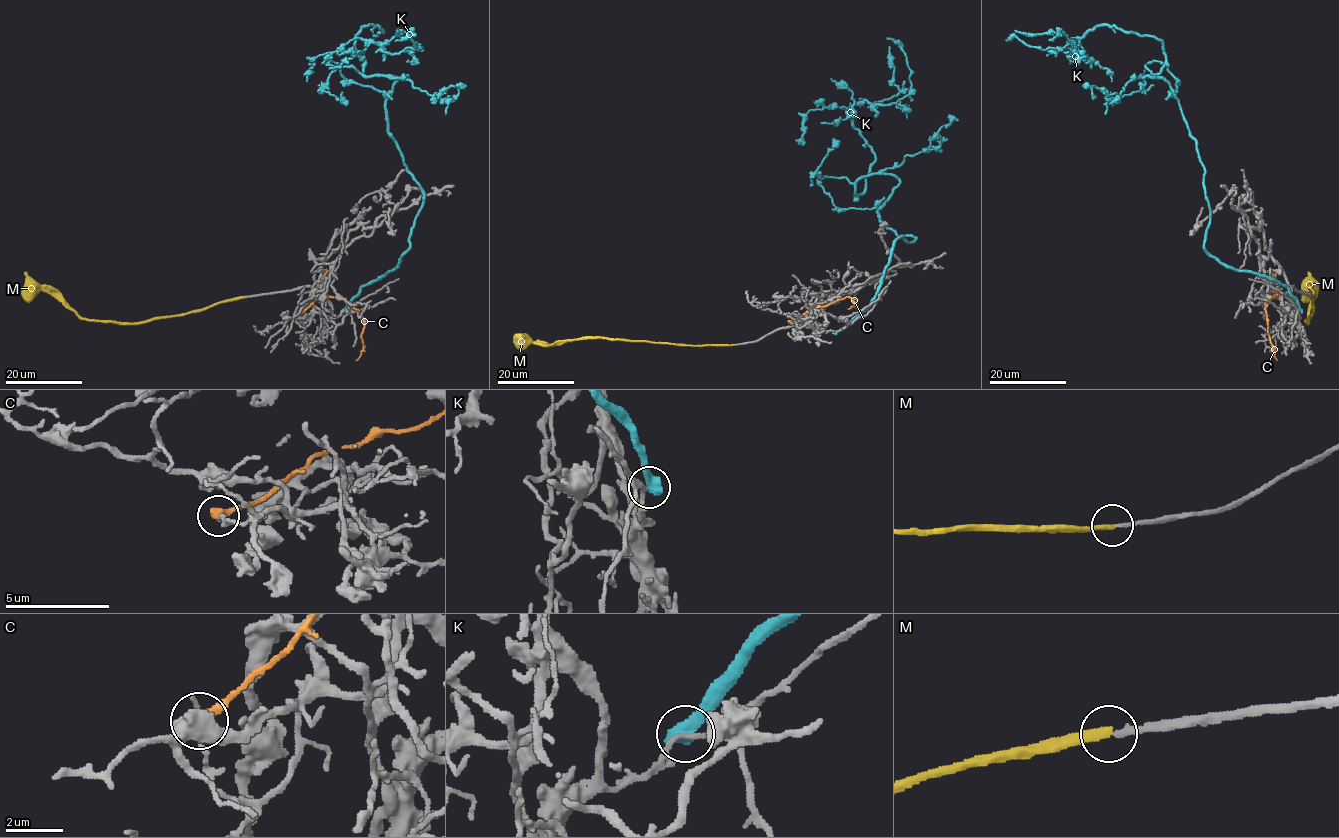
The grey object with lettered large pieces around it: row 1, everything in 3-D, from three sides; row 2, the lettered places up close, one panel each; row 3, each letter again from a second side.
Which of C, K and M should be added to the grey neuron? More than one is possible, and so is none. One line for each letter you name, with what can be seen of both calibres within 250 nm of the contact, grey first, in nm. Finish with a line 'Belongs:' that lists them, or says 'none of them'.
M: 200/280 nm
Belongs: M

